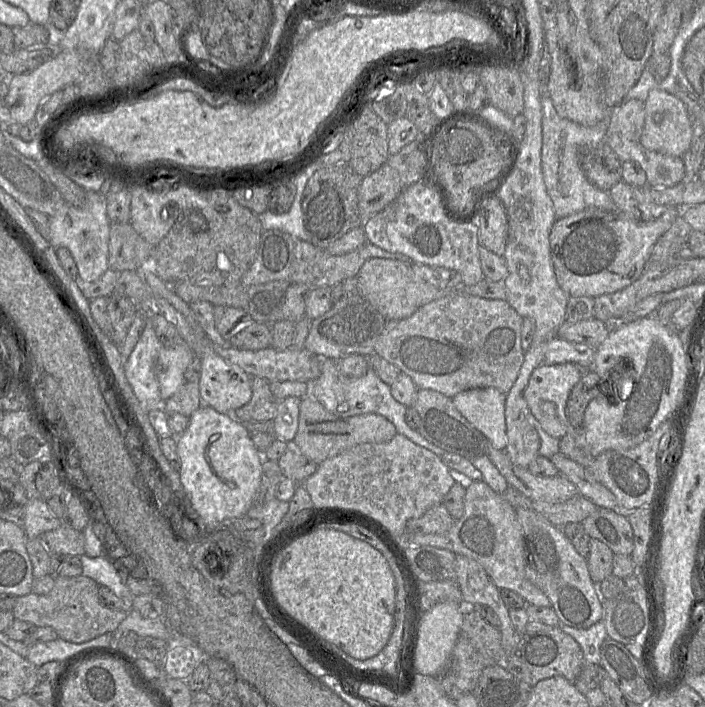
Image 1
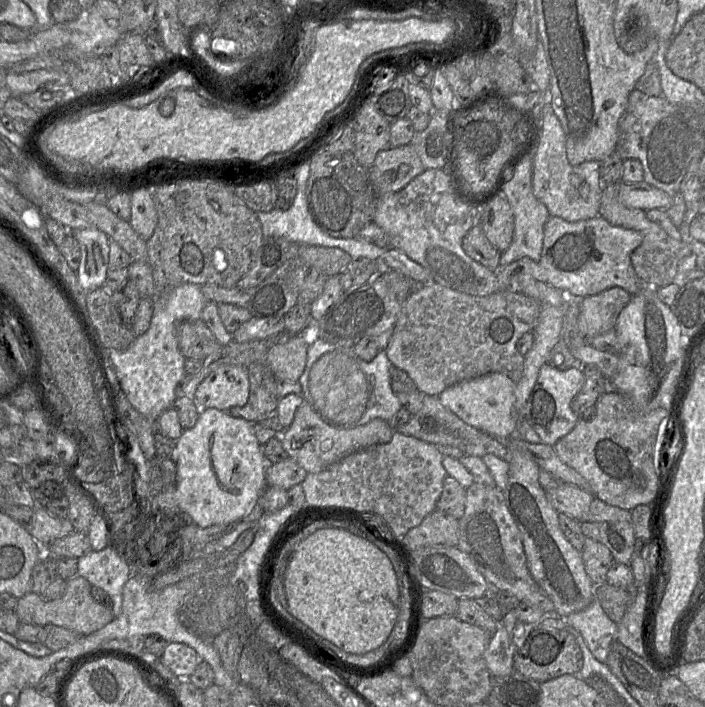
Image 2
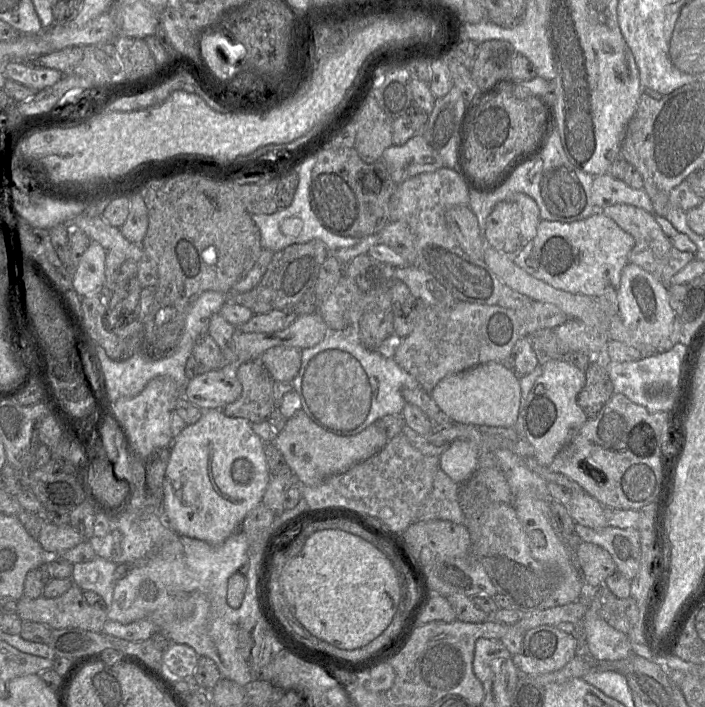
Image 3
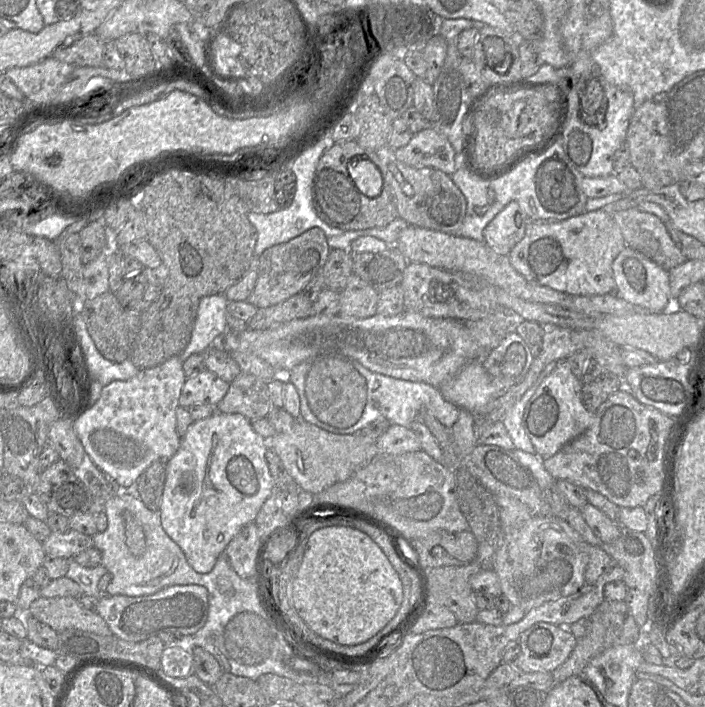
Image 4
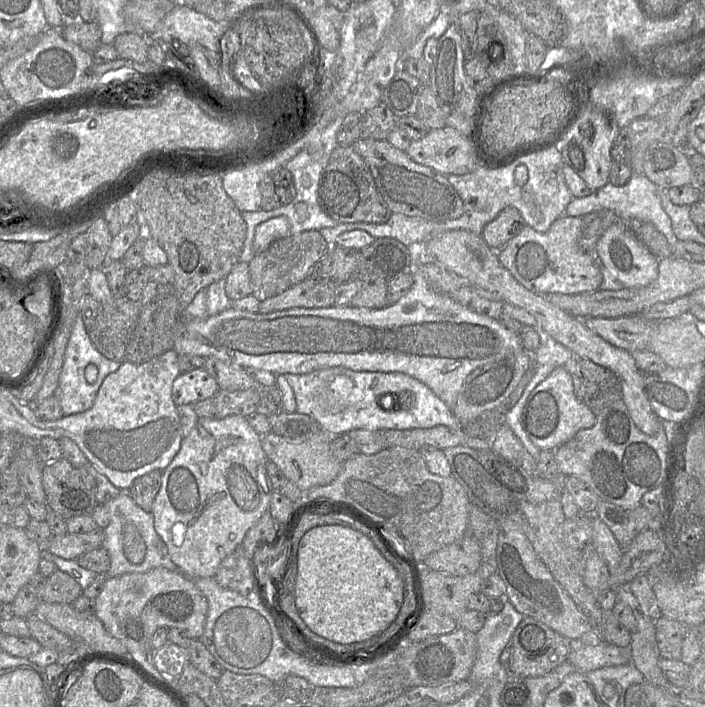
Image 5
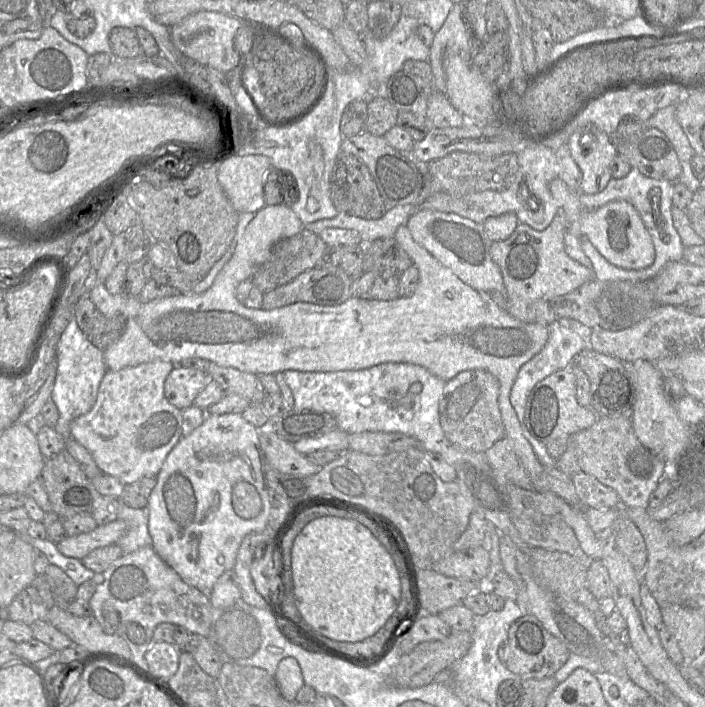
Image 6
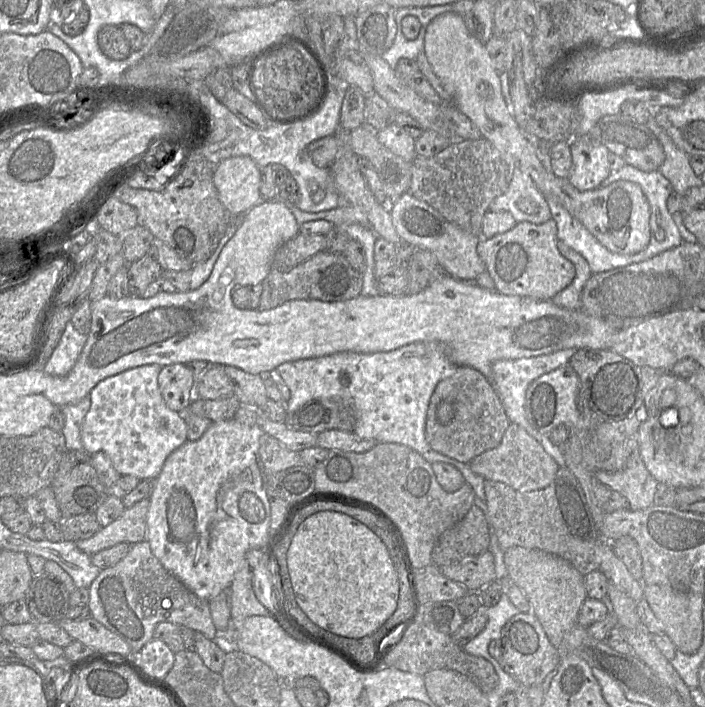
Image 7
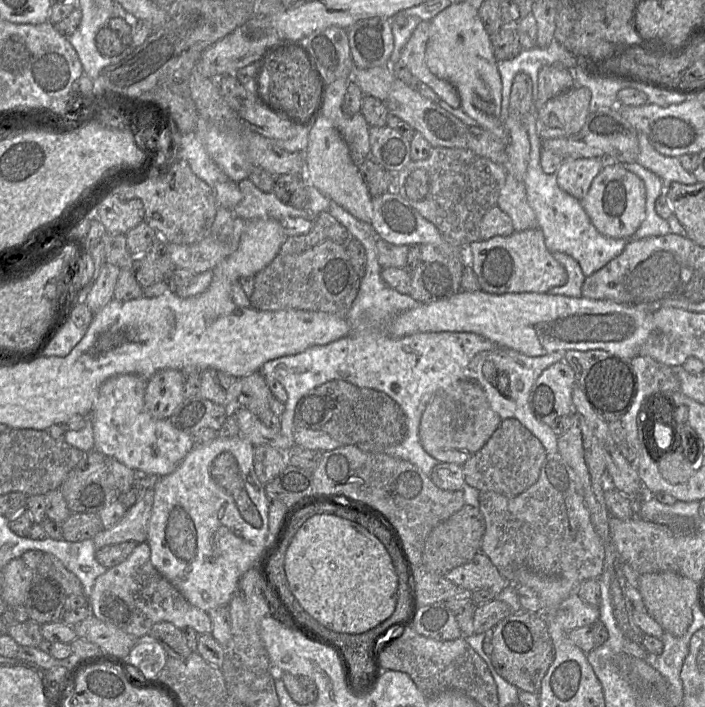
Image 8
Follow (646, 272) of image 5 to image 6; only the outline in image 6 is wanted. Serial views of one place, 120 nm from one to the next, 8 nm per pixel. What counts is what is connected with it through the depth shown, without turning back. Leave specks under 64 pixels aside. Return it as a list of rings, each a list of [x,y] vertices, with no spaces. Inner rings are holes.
[[[559,177],[550,182],[549,190],[559,207],[560,213],[568,221],[568,229],[572,221],[578,221],[582,236],[586,236],[611,264],[628,270],[643,269],[653,264],[655,249],[651,236],[640,214],[632,204],[624,200],[615,200],[597,209],[586,210],[581,204],[579,190],[571,189]]]

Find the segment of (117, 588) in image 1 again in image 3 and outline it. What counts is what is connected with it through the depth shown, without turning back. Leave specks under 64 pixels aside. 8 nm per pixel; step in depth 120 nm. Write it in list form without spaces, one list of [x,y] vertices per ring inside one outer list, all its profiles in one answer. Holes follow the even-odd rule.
[[[99,556],[89,562],[73,564],[71,579],[83,591],[97,593],[105,602],[105,609],[111,605],[117,564]]]

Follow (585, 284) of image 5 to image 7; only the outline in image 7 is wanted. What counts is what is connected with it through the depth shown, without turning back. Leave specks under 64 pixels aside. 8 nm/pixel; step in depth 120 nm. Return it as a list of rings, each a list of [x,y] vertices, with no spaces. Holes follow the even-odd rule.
[[[553,219],[540,225],[520,222],[505,233],[481,239],[477,252],[495,282],[496,291],[551,300],[573,281],[576,274],[574,264],[559,252],[557,242],[557,224]]]

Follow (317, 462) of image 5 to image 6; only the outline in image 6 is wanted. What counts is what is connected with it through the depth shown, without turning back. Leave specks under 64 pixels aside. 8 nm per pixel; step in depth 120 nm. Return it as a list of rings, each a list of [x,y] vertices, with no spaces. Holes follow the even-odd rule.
[[[268,427],[261,430],[259,441],[268,465],[281,473],[310,477],[318,473],[322,467],[299,453],[293,444],[282,439]]]

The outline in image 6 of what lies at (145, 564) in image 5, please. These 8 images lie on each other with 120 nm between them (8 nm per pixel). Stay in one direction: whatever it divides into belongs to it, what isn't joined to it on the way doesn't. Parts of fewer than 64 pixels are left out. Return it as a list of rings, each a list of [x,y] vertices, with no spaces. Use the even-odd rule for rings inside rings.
[[[120,501],[117,518],[124,520],[127,524],[126,533],[116,543],[124,554],[129,554],[145,546],[152,546],[146,509],[131,508]]]

